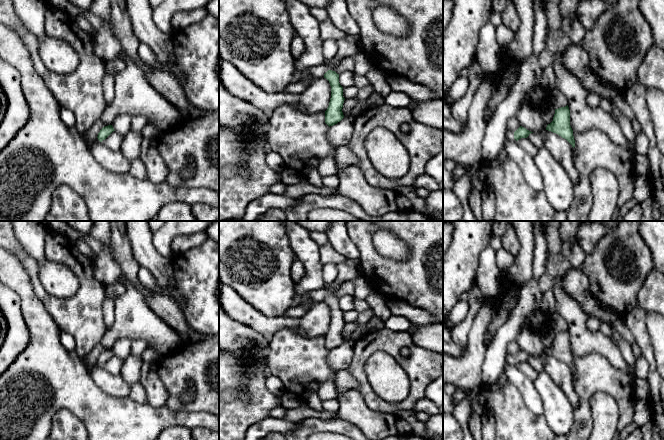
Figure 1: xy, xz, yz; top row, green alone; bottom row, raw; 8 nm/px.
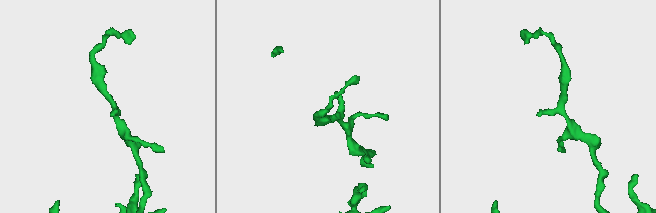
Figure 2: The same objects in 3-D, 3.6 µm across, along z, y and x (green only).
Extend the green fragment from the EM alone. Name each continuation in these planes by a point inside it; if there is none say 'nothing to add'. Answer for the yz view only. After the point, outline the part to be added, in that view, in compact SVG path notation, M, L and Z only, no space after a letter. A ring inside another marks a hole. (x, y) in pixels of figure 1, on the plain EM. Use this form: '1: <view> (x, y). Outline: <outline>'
1: yz (509, 359). Outline: M507 354L505 357L505 363L507 363L508 365L516 365L514 363L514 355Z

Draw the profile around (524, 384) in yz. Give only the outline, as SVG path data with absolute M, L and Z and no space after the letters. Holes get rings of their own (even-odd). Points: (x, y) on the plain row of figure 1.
M504 364L503 372L508 381L521 393L526 405L538 416L543 416L544 406L542 398L538 393L534 381L522 373L516 365Z

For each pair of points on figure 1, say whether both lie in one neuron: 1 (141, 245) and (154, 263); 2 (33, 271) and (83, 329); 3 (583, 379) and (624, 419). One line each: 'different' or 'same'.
1: same
2: same
3: same

